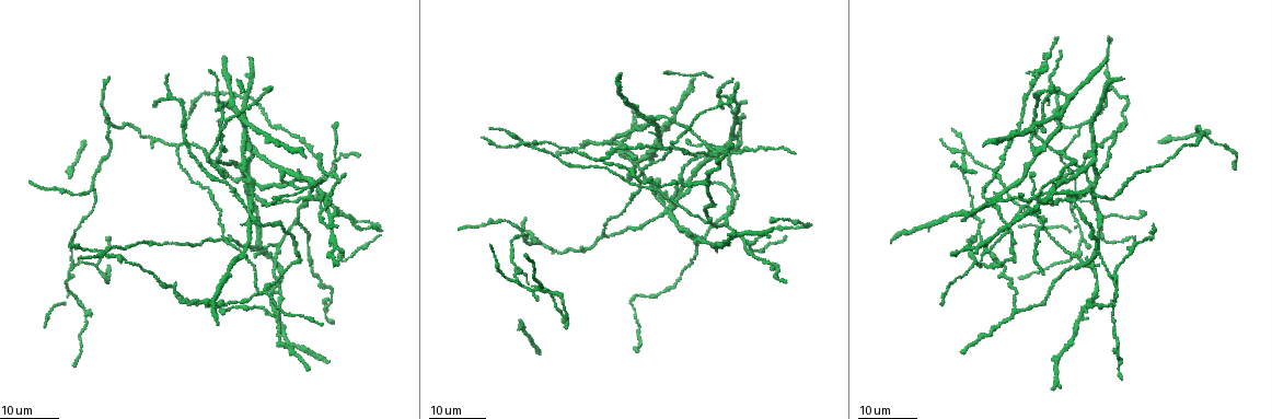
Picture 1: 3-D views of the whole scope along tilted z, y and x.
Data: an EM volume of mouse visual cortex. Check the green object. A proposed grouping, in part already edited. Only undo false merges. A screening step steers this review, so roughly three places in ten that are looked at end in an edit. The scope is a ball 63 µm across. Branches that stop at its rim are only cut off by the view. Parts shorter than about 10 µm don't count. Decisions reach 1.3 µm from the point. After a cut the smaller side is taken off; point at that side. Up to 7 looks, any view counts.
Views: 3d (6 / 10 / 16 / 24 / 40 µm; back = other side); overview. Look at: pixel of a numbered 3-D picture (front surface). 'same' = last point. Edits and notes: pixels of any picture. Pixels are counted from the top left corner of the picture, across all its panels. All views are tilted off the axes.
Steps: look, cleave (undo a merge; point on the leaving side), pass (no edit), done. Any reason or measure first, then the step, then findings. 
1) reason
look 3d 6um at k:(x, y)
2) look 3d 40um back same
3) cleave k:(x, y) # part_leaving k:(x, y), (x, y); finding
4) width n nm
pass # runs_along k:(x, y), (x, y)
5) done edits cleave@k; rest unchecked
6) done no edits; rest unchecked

branch point
look 3d 24um at 1:(273, 316)

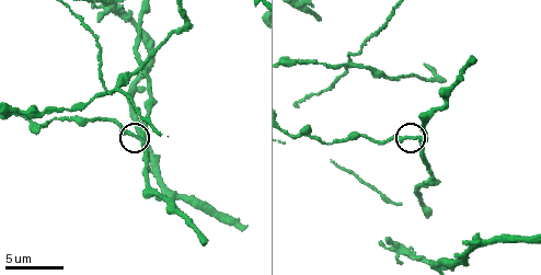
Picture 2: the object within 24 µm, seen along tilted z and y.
look 3d 6um at 2:(139, 140)

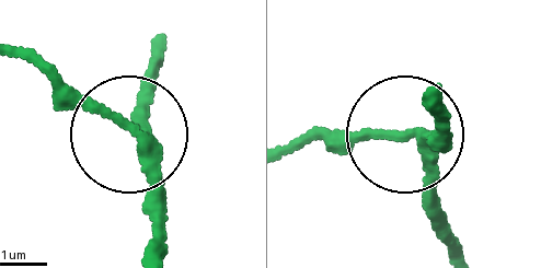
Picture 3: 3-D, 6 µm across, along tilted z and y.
look 3d 6um back at 3:(127, 127)

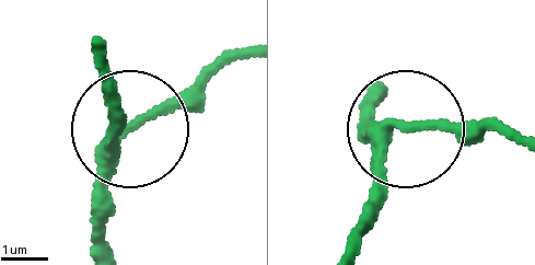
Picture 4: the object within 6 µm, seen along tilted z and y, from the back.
pass # runs_along 4:(349, 248), (381, 202), (400, 126), (375, 121), (368, 100); all the same cell

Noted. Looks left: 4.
branch point
look 3d 16um at 1:(1133, 249)

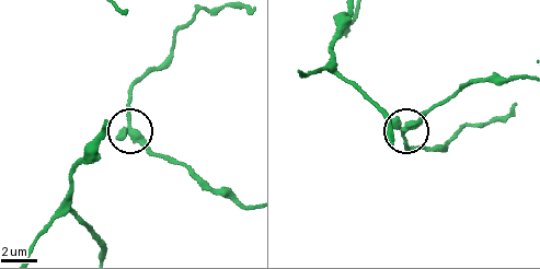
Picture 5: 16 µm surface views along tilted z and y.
look 3d 6um at 5:(129, 123)

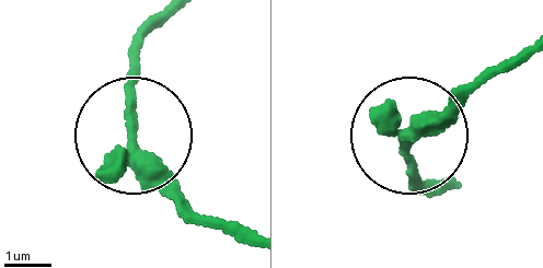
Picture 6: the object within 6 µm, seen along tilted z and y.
arms 3
pass # continuous, no second cell

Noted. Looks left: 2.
two arms in line, one across
look 3d 24um at 1:(1077, 128)

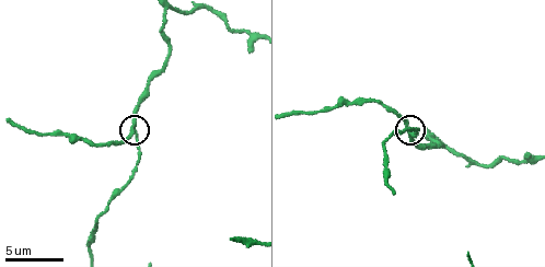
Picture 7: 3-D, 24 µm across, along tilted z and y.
look 3d 6um at 7:(412, 134)

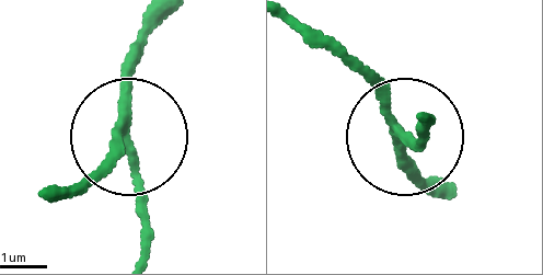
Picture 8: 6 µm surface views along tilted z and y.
width 180 nm
pass # all the same cell

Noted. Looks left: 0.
done no edits; rest unchecked

